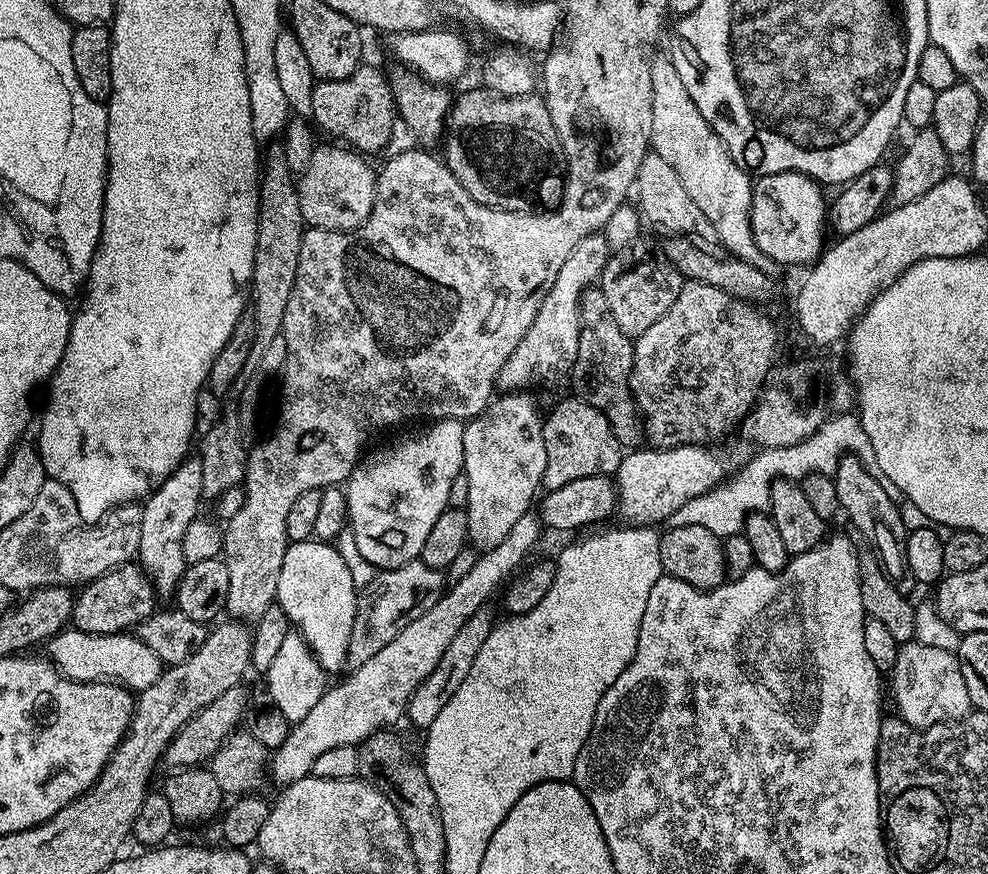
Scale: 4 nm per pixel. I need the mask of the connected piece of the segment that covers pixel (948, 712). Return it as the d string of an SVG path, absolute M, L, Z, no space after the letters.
M908 641L899 647L890 677L897 713L912 728L929 728L946 721L960 720L971 711L964 676L953 651Z

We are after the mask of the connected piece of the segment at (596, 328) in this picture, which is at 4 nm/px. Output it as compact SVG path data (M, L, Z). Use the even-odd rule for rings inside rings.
M598 286L584 289L580 298L580 333L578 334L578 354L572 361L570 377L571 391L582 402L590 402L594 410L606 414L614 425L637 423L638 409L632 393L632 367L634 366L633 337L618 330L618 321L606 303L606 294Z

